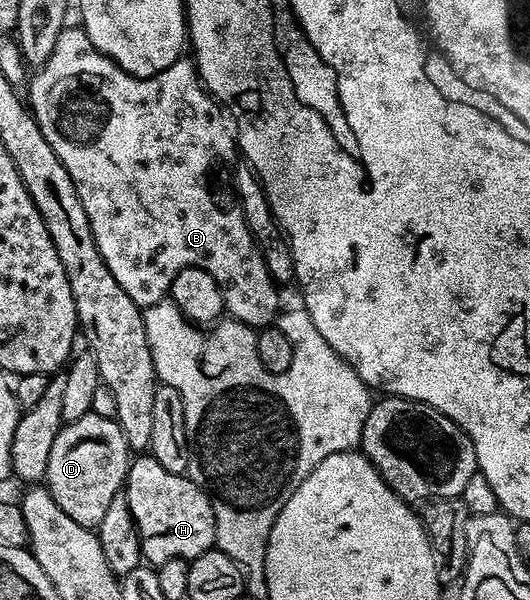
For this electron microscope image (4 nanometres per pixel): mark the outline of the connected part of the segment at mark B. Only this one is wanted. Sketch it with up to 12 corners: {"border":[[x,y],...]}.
{"border":[[67,25],[25,99],[140,309],[203,267],[274,324],[237,139],[190,58]]}

